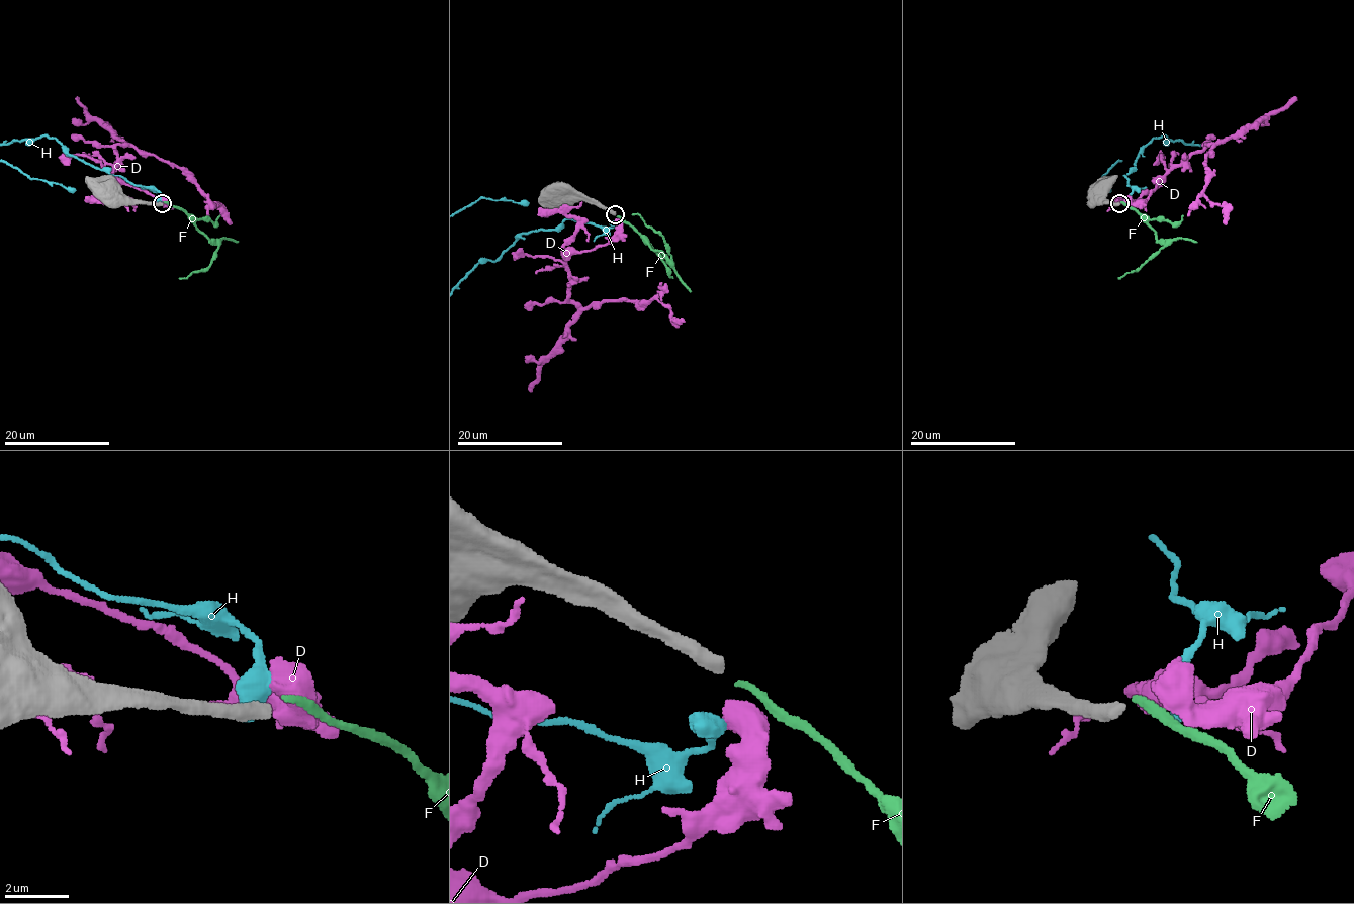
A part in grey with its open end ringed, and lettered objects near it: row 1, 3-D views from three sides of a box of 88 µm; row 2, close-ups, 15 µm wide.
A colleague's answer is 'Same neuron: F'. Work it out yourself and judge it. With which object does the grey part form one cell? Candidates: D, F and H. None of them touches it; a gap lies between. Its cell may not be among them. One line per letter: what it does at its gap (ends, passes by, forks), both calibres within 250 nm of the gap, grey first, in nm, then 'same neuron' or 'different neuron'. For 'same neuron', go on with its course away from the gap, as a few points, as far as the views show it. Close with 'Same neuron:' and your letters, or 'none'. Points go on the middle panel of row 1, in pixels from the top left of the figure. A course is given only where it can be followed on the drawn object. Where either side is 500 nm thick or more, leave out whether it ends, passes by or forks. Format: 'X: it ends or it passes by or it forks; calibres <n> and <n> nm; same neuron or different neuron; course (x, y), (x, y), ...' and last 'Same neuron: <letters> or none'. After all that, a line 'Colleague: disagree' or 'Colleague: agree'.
D: calibres 420 and 600 nm; different neuron
F: it ends; calibres 420 and 240 nm; different neuron
H: calibres 420 and 750 nm; different neuron
Same neuron: none
Colleague: disagree

